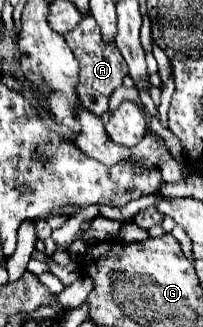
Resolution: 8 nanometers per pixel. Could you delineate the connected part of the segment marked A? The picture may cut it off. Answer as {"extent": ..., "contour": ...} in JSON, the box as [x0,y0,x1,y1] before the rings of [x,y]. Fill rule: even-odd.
{"extent":[67,16,127,116],"contour":[[[85,16],[81,20],[81,24],[77,24],[77,28],[73,28],[69,34],[67,34],[67,44],[71,48],[71,52],[75,54],[75,58],[79,60],[79,98],[81,98],[81,104],[101,116],[103,112],[109,110],[109,98],[111,94],[123,84],[123,78],[127,76],[127,68],[125,68],[125,60],[121,56],[121,52],[117,52],[117,46],[107,46],[103,40],[101,40],[101,32],[97,28],[97,22],[93,20],[93,16]]]}

